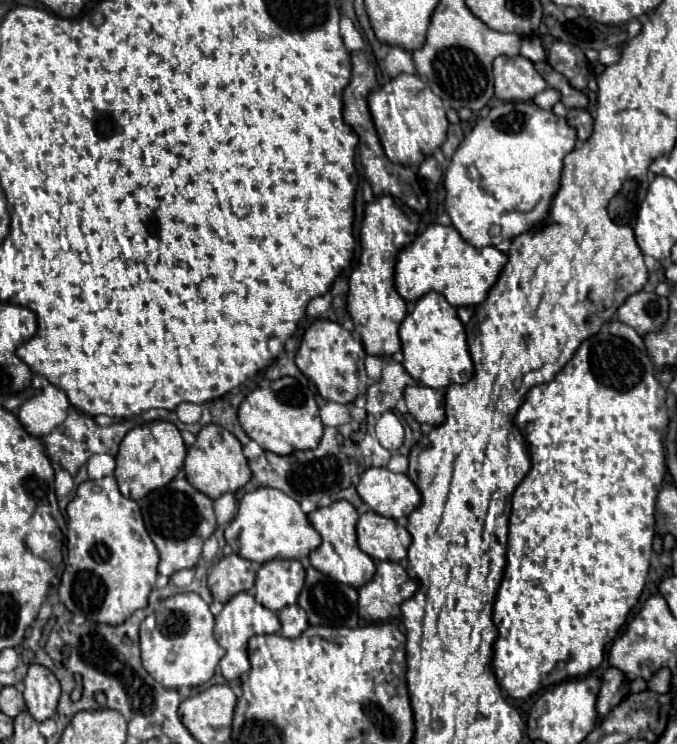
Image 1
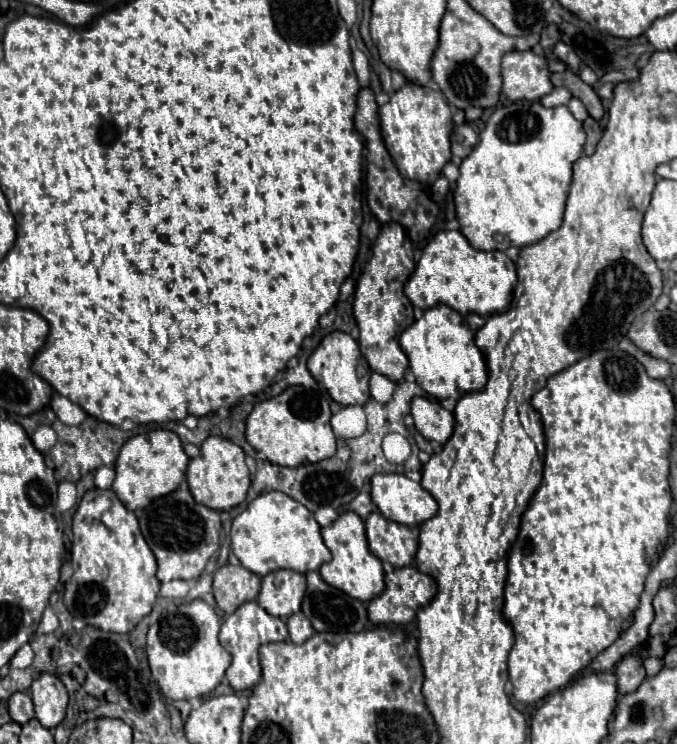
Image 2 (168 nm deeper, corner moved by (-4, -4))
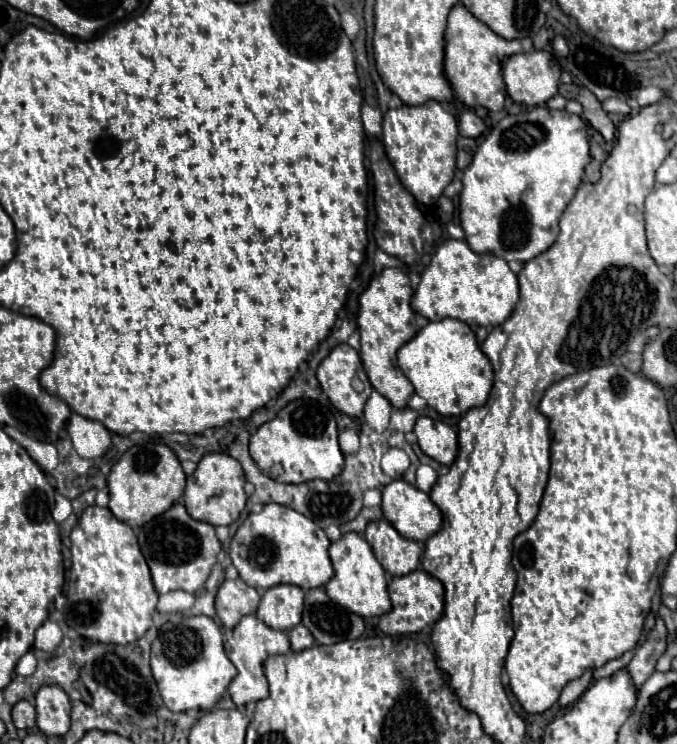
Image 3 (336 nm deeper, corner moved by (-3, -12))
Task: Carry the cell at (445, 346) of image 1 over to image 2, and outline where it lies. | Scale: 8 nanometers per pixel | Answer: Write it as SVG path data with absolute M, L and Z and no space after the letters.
M446 304L428 308L422 318L408 326L400 336L400 348L408 356L416 384L436 400L460 400L460 396L468 392L480 392L480 388L488 382L488 370L482 352L474 344L474 332L464 316Z

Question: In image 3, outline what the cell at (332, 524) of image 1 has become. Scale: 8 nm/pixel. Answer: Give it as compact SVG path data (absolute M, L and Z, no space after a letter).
M347 532L339 540L331 542L329 556L333 562L333 578L325 584L327 596L339 606L359 614L359 616L381 616L391 610L391 600L387 594L387 578L383 566L375 560L371 546L357 532Z

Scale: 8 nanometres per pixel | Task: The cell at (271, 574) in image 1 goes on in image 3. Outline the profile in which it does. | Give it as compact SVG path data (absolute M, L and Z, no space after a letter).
M277 584L269 588L257 608L257 618L275 630L291 630L301 622L303 590L293 584Z

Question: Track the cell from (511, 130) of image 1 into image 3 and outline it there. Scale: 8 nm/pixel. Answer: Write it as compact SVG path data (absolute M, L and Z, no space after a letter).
M533 108L527 114L505 116L479 144L471 166L463 172L463 192L459 204L459 220L463 220L465 240L477 254L495 254L503 260L527 262L545 252L559 234L559 218L573 200L583 168L591 160L587 142L587 124L565 110Z

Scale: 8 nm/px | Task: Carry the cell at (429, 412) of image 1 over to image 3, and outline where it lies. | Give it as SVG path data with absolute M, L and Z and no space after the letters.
M419 416L413 432L421 450L433 460L449 466L457 454L457 432L441 420L431 420L429 416Z

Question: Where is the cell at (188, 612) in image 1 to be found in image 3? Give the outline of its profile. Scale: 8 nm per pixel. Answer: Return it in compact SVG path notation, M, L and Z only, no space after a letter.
M187 616L187 618L181 618L177 624L167 622L163 628L159 628L159 636L151 644L151 670L153 670L153 678L157 682L159 694L171 712L185 712L193 708L211 710L219 702L219 698L223 696L223 692L227 690L229 682L235 676L235 666L223 650L221 628L209 616Z

